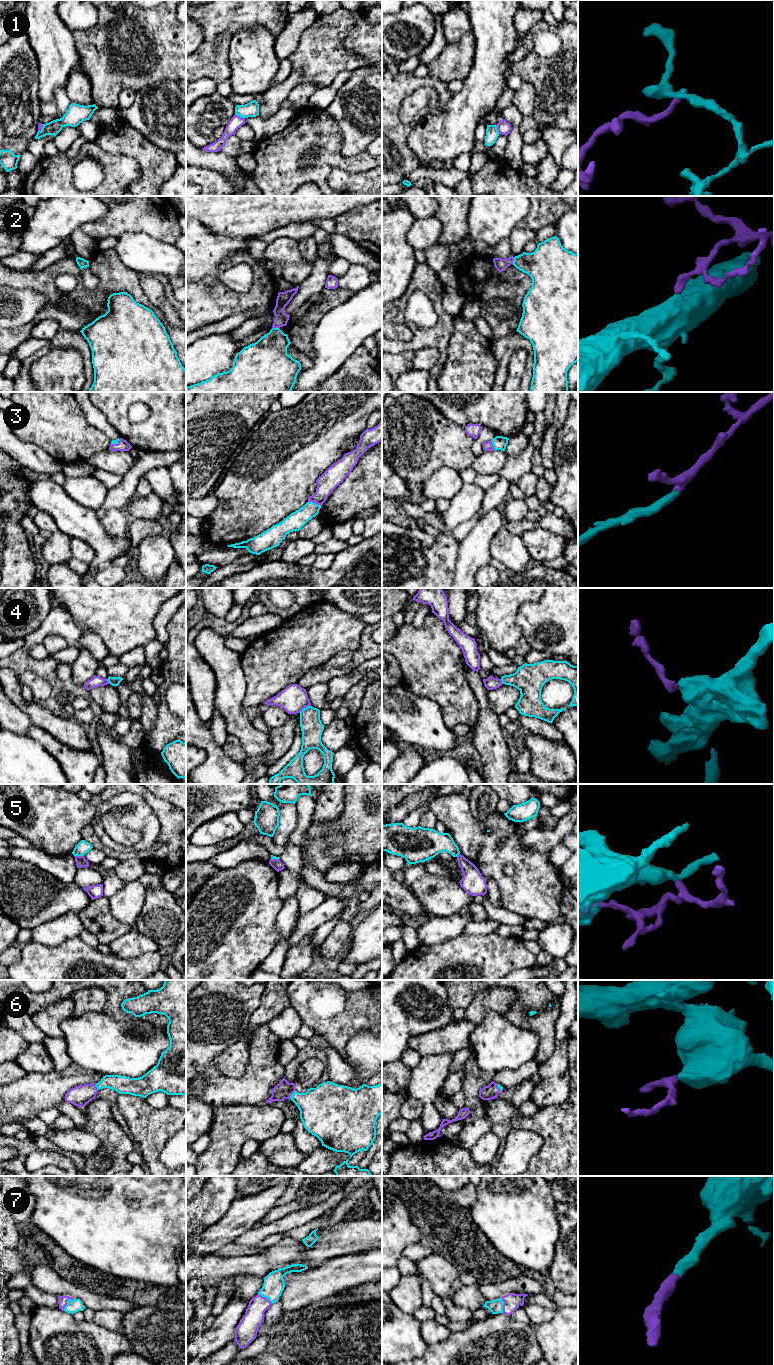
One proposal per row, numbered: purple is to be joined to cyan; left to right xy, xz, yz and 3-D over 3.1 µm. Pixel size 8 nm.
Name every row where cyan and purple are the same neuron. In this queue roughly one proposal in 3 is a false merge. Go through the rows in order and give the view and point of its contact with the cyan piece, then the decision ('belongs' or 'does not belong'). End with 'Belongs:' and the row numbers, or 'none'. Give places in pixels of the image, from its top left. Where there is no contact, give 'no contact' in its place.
1: xz (240, 116) | does not belong
2: xz (275, 328) | does not belong
3: xz (315, 503) | belongs
4: xz (304, 708) | does not belong
5: xy (79, 855) | does not belong
6: xz (292, 1094) | belongs
7: xy (67, 1302) | belongs
Belongs: 3, 6, 7

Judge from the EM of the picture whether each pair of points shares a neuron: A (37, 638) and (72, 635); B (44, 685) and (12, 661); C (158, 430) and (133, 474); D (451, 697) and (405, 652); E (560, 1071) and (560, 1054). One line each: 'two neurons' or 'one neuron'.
A: one neuron
B: two neurons
C: two neurons
D: one neuron
E: one neuron

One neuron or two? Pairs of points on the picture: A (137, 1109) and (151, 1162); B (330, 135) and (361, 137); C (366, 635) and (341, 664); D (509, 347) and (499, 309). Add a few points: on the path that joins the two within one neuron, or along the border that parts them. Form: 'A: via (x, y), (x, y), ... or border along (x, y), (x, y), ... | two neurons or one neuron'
A: via (145, 1122), (151, 1132), (151, 1149) | one neuron
B: border along (330, 116), (341, 136), (341, 153), (355, 156) | two neurons
C: via (366, 643), (349, 660) | one neuron
D: border along (515, 330), (491, 342) | two neurons

